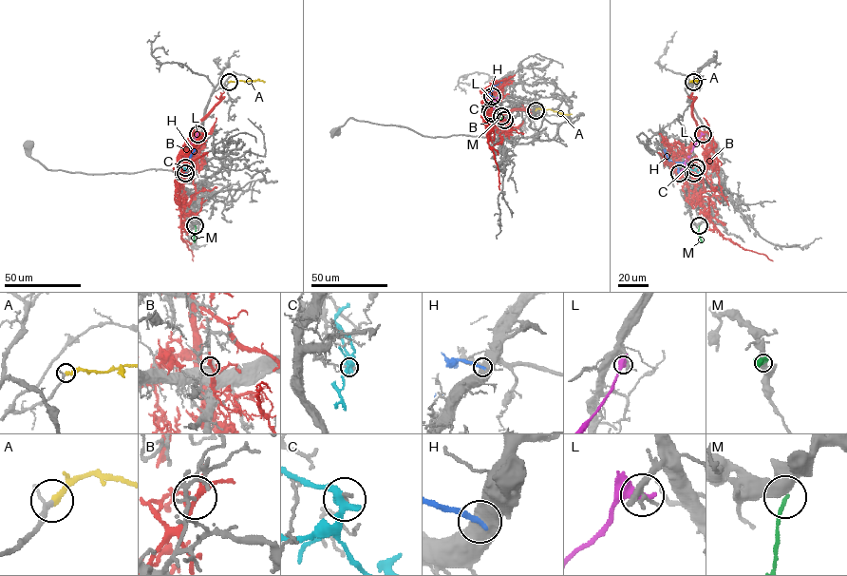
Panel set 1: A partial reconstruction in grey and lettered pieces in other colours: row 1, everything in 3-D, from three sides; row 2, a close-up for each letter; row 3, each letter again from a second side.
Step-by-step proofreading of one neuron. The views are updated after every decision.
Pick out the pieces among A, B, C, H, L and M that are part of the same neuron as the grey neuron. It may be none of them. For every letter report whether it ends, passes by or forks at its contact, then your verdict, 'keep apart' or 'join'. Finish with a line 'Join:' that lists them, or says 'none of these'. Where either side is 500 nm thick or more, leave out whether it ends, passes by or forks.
A: it ends; join
B: it forks; keep apart
C: it passes by; keep apart
H: keep apart
L: it ends; keep apart
M: keep apart
Join: A

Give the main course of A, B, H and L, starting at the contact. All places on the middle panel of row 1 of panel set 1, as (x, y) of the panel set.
A: (535, 110), (551, 109), (572, 114)
B: (490, 109), (482, 108), (490, 107), (498, 114), (505, 131), (499, 133), (501, 141), (494, 145)
H: (492, 96), (486, 94), (501, 81)
L: (503, 120), (491, 104), (500, 97)

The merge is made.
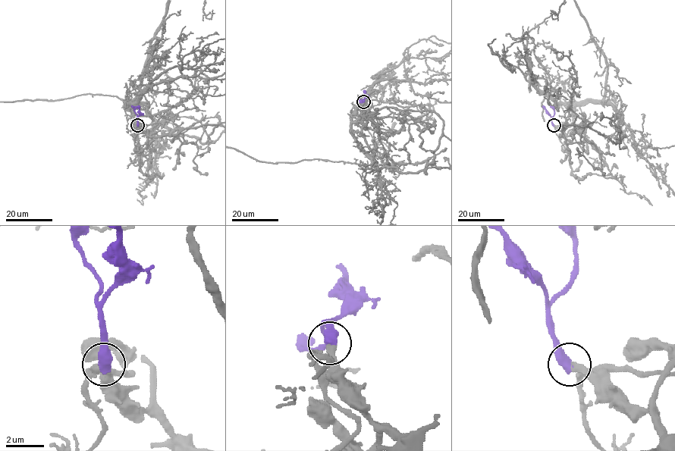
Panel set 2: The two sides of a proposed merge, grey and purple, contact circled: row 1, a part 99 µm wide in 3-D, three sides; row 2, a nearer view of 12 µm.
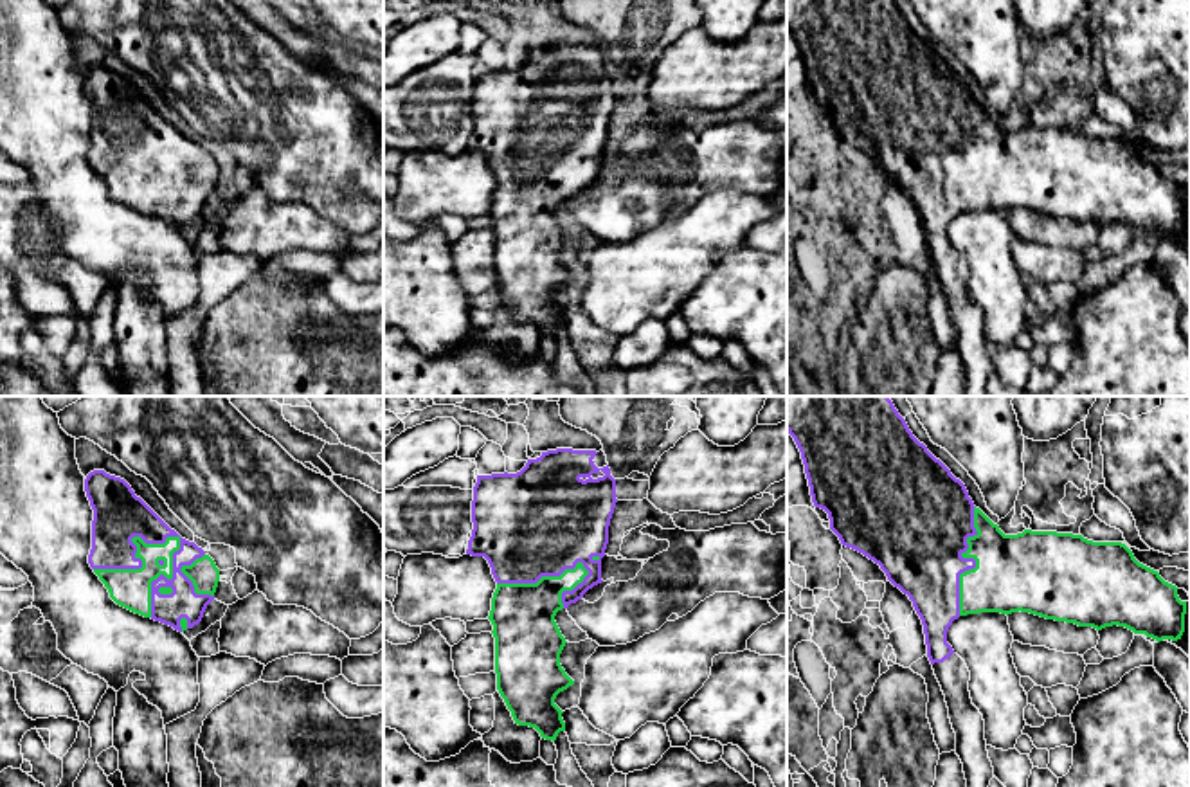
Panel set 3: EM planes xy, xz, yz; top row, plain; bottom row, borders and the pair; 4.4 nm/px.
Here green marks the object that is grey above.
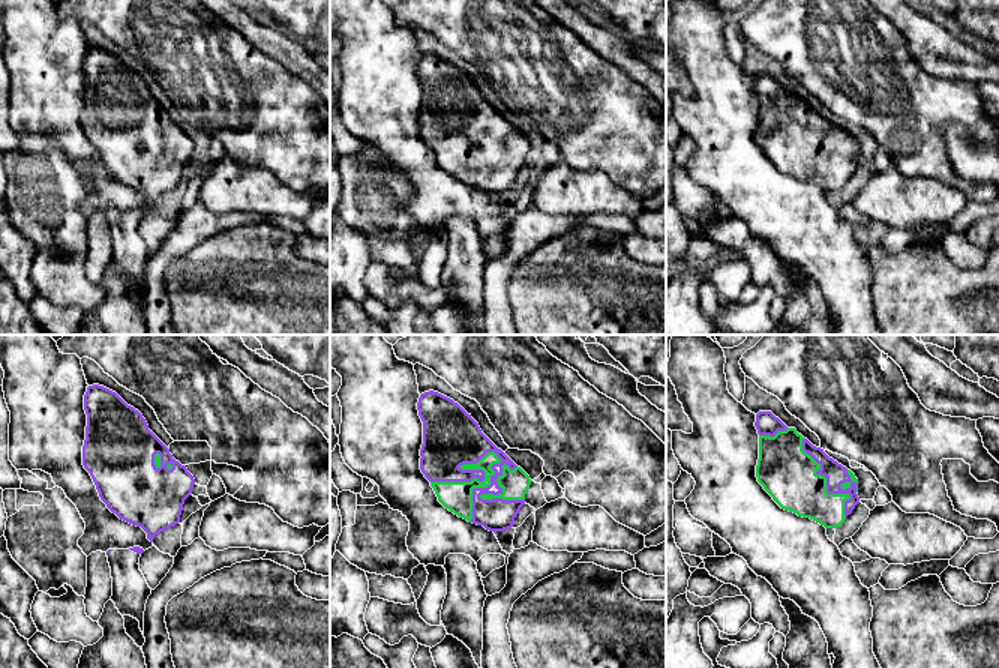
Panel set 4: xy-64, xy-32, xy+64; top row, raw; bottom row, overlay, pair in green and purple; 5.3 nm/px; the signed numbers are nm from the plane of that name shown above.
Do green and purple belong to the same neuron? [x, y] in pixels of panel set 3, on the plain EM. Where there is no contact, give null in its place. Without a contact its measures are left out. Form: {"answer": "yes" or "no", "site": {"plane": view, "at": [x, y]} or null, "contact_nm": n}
{"answer": "yes", "site": {"plane": "xy", "at": [137, 148]}, "contact_nm": 420}

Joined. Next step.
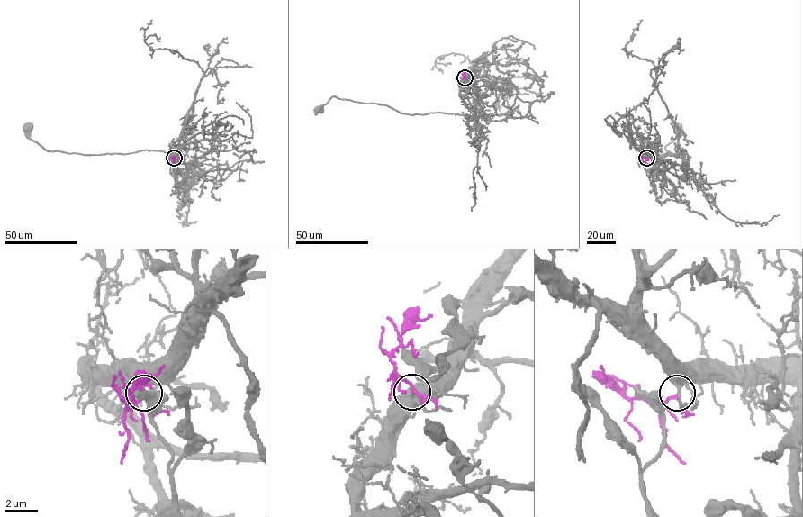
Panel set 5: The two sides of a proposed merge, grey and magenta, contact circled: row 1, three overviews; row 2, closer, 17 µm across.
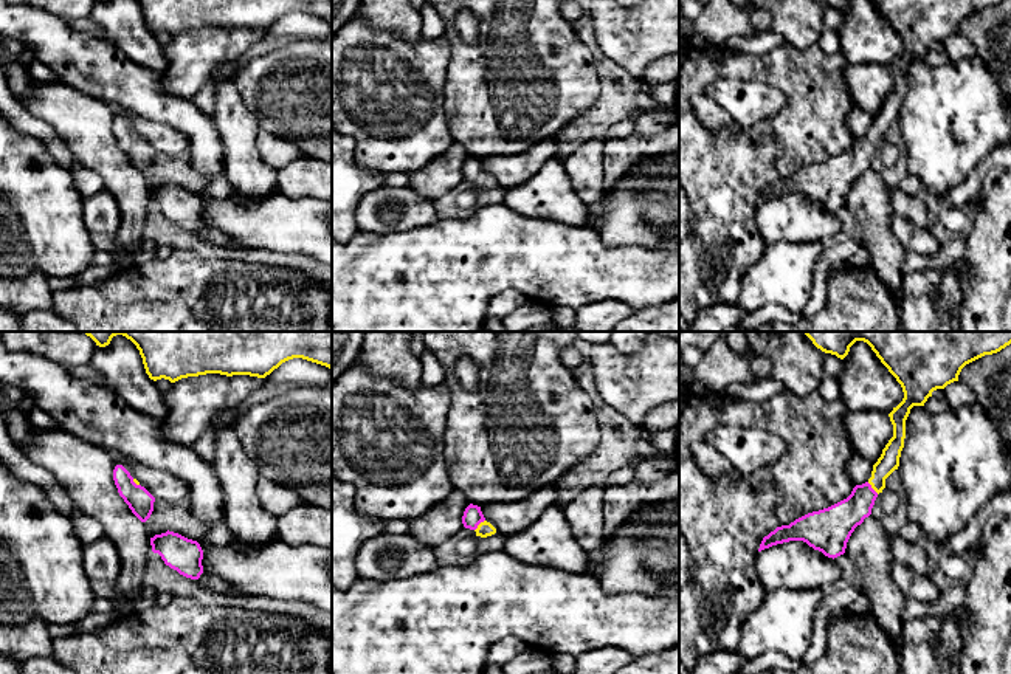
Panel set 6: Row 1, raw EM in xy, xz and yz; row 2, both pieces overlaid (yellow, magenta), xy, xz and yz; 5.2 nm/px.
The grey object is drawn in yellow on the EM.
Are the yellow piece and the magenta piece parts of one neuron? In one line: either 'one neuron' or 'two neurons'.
one neuron

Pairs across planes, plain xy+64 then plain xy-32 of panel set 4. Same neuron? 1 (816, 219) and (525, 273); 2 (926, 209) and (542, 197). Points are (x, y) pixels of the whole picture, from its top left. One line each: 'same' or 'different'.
1: different
2: same

